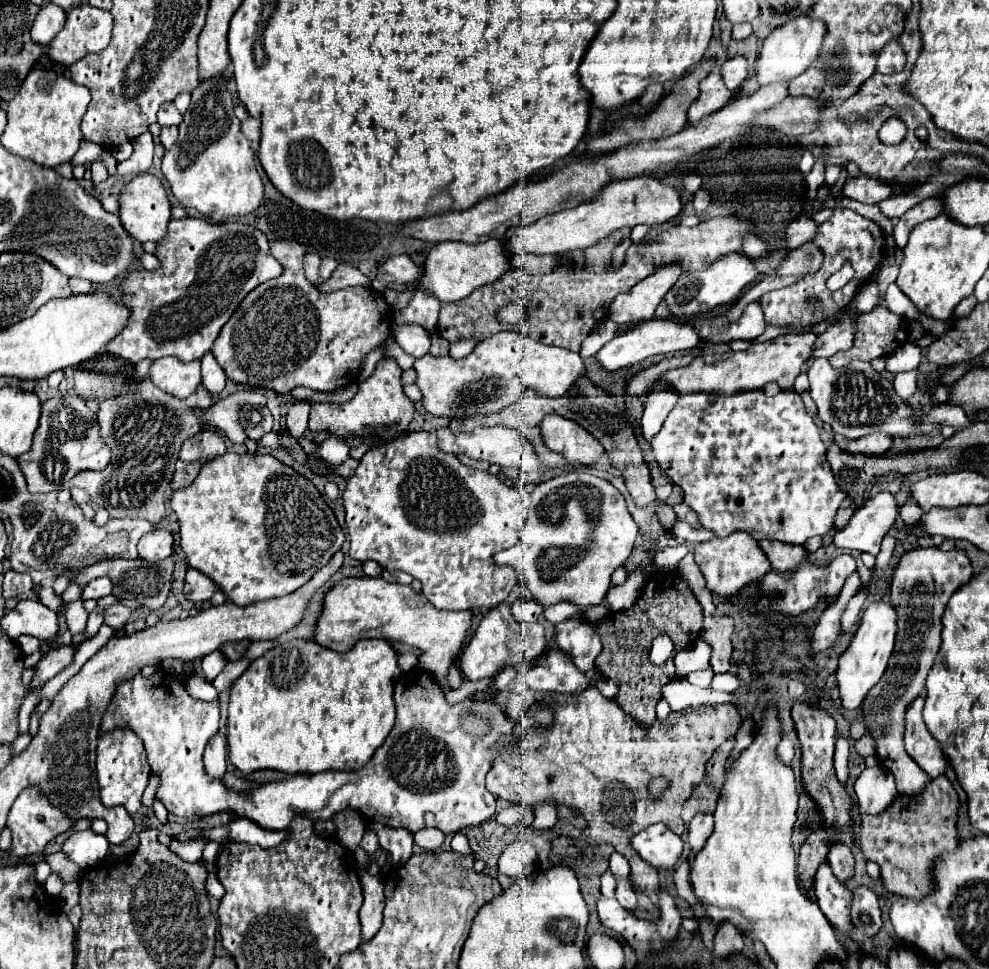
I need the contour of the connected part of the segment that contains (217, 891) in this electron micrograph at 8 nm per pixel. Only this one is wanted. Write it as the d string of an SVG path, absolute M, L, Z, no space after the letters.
M211 874L211 876L207 878L207 892L209 892L211 896L215 896L217 900L221 900L221 898L223 898L223 894L225 894L223 884L219 882L219 878L217 878L215 874Z

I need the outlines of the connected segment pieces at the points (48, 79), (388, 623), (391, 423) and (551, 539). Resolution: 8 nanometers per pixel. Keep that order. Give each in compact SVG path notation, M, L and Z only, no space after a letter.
M31 70L21 90L7 106L9 122L1 136L3 146L21 158L33 160L35 164L55 168L63 162L71 162L79 150L81 118L87 110L91 96L85 86L53 72L53 70Z
M345 578L325 594L325 608L315 628L315 642L335 652L347 652L363 638L381 638L387 642L403 642L421 650L419 666L449 688L447 670L459 656L473 612L439 610L411 586L391 584L383 578Z
M383 358L377 362L373 374L359 384L359 392L355 398L347 404L313 404L311 416L309 416L309 432L327 432L335 436L369 436L379 434L383 440L393 440L395 436L401 436L405 428L413 420L413 402L403 394L401 384L401 368L395 360Z
M571 472L563 476L555 476L547 482L541 482L531 492L529 518L521 532L521 538L511 548L495 554L493 562L497 566L511 566L519 572L525 590L539 602L543 608L549 608L559 602L571 602L575 606L597 606L605 600L611 574L629 558L637 538L637 524L631 518L625 498L619 490L593 474L587 472Z

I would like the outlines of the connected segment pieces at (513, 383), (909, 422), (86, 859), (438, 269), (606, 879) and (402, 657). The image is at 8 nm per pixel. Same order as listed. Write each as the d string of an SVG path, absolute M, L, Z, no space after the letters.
M499 332L485 338L461 360L453 360L451 356L433 358L425 354L415 360L413 368L417 372L415 384L423 394L421 402L425 412L445 416L449 420L465 420L499 412L505 406L515 404L527 390L535 390L549 398L561 398L585 374L583 358L577 352L545 346L515 332Z
M827 358L813 360L809 372L811 398L817 404L817 416L821 422L829 424L835 434L857 440L873 432L883 432L889 436L909 436L917 426L917 416L911 406L907 406L893 390L893 384L877 374L867 362L851 362L843 368L833 368Z
M85 830L85 832L73 832L63 842L61 852L69 860L79 864L81 868L93 868L103 862L107 848L109 848L109 842L105 836L99 836L99 834L93 834L91 830Z
M487 240L479 244L465 242L439 242L431 248L425 260L425 274L419 280L419 290L433 294L439 302L457 302L467 298L475 288L491 284L509 270L509 252L503 248L503 240Z
M605 872L601 876L601 894L607 896L607 898L615 896L615 878L613 878L611 872Z
M413 652L399 654L399 668L401 672L411 672L413 668L417 668L417 656Z

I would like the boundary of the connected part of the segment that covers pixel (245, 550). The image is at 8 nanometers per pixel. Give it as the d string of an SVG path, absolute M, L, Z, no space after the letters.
M245 452L213 458L201 468L199 476L187 490L173 494L171 508L181 524L179 544L185 552L187 564L211 578L227 600L237 606L295 592L307 584L345 542L345 534L337 524L333 510L321 498L317 488L271 454L251 456Z

